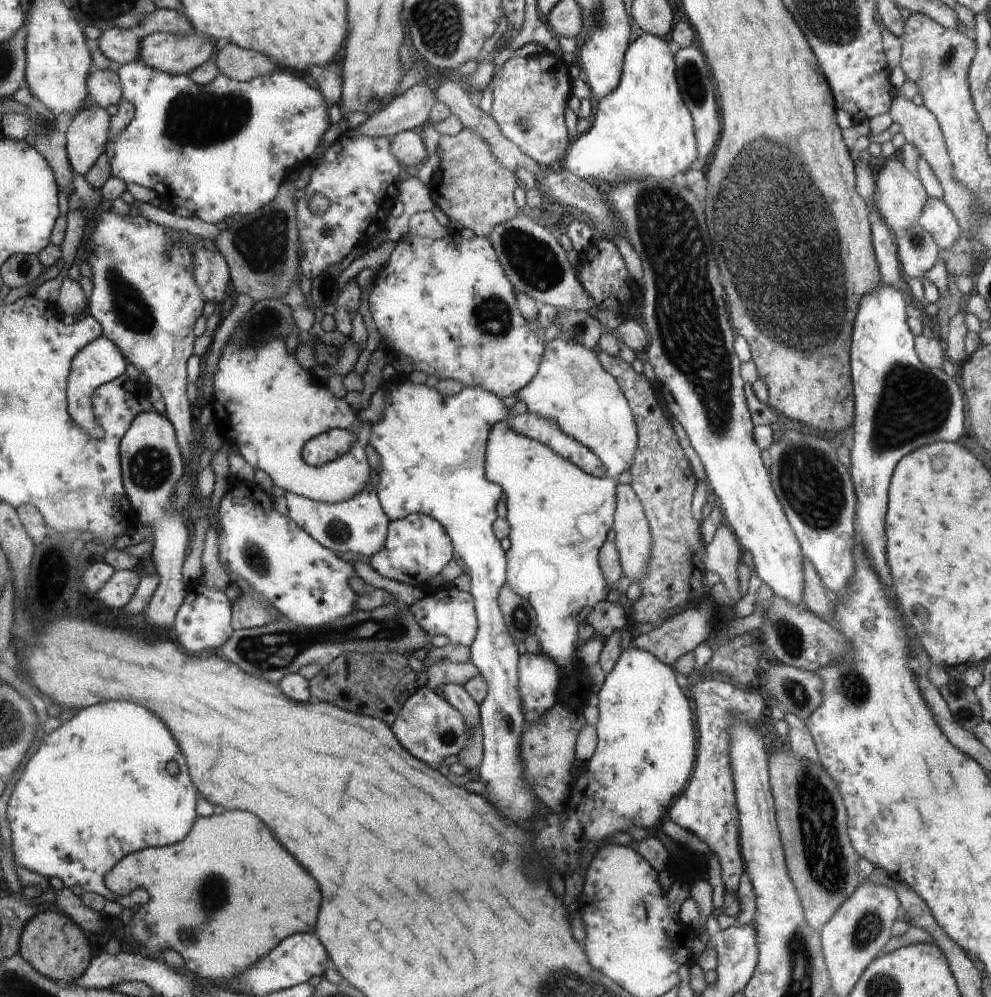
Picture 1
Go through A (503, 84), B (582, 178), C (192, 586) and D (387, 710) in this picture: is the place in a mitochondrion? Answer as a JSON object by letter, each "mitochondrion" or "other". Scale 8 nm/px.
{"A":"other","B":"other","C":"other","D":"other"}

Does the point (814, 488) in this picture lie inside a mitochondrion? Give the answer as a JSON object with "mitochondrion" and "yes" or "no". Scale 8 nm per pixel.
{"mitochondrion":"yes"}

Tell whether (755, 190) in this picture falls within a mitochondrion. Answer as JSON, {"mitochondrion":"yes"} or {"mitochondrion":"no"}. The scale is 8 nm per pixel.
{"mitochondrion":"yes"}

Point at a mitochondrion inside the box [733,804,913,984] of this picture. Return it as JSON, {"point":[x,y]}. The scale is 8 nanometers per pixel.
{"point":[869,927]}

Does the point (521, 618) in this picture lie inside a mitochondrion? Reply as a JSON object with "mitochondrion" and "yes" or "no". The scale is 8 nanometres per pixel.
{"mitochondrion":"yes"}

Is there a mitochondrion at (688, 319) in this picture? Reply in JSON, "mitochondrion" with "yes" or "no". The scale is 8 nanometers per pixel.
{"mitochondrion":"yes"}

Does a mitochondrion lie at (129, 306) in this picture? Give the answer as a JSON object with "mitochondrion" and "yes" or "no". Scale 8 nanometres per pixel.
{"mitochondrion":"yes"}

